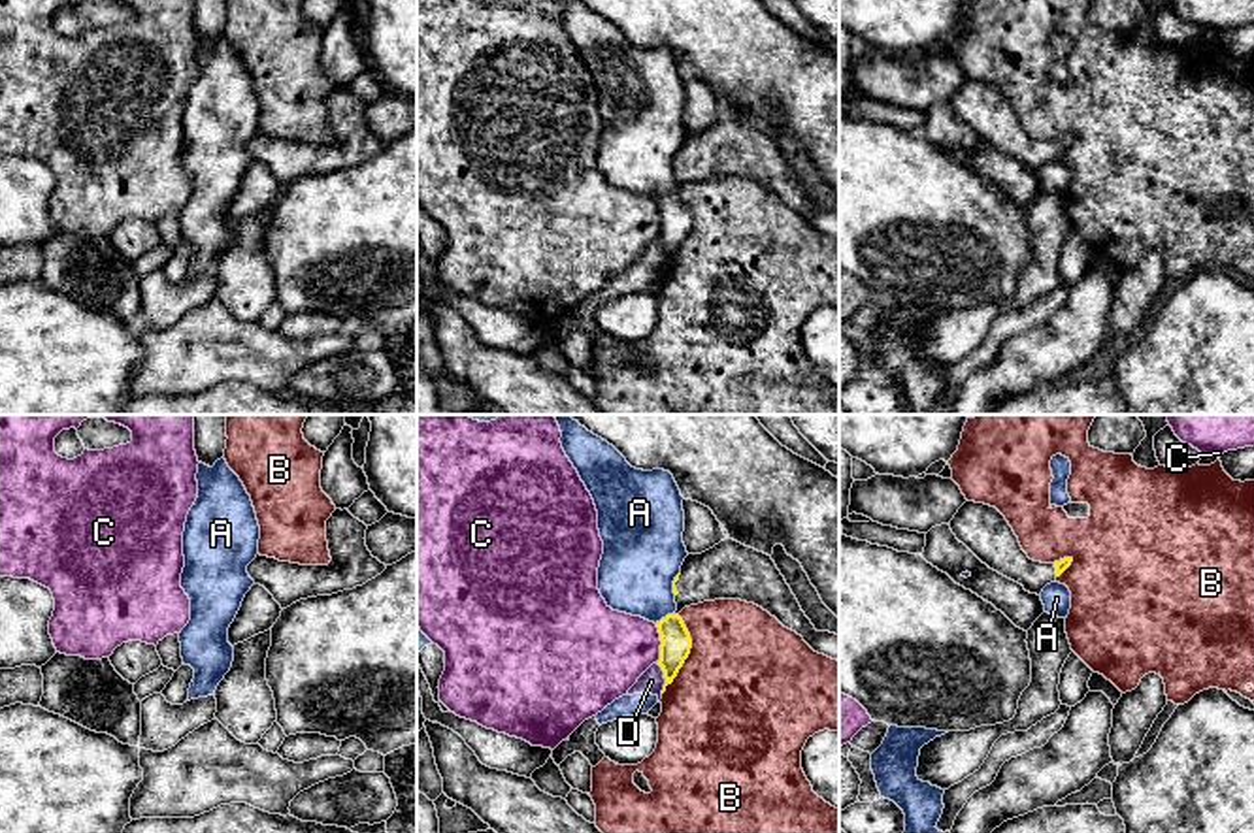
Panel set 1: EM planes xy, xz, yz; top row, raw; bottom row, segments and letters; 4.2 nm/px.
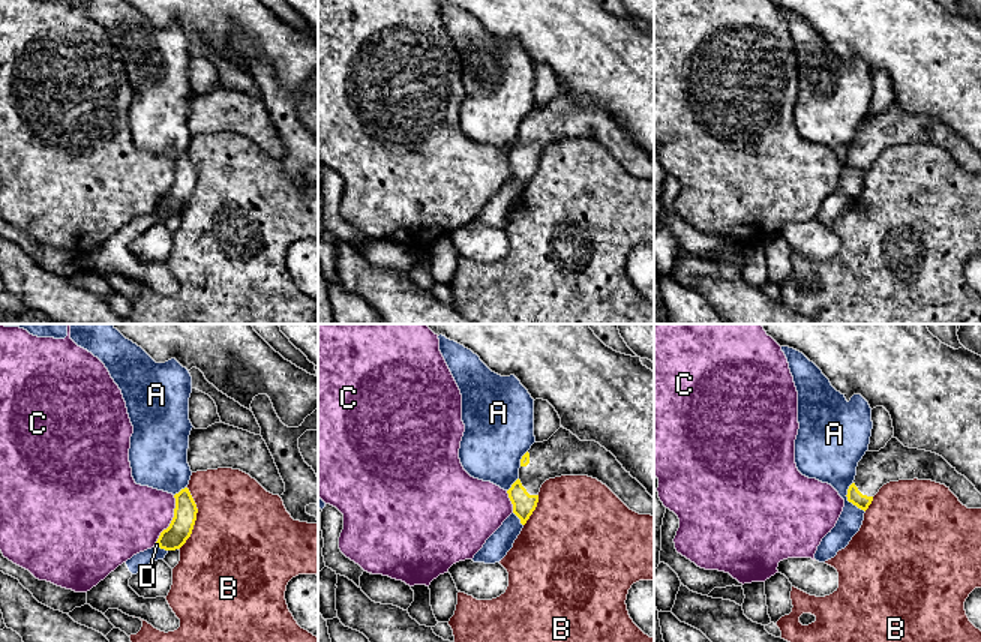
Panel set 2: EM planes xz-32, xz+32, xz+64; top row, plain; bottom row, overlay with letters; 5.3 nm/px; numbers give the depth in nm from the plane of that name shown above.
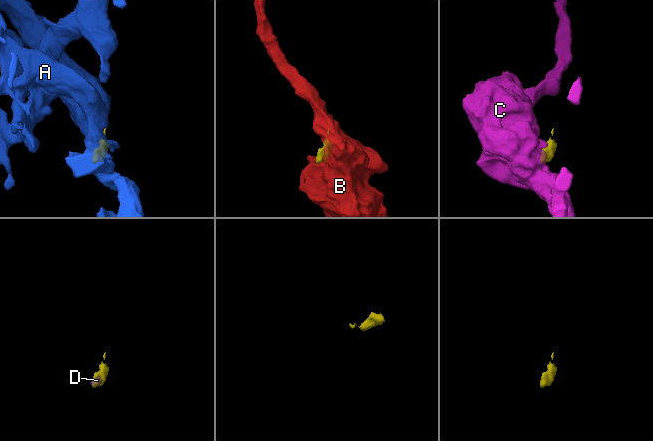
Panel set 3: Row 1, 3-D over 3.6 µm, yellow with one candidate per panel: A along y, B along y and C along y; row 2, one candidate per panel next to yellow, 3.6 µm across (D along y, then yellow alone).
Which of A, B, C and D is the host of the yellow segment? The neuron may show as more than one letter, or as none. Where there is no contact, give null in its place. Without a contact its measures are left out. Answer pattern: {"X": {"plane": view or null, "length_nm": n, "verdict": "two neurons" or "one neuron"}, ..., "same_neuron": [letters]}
{"A": {"plane": "xz", "length_nm": 100, "verdict": "two neurons"}, "B": {"plane": "xz", "length_nm": 360, "verdict": "two neurons"}, "C": {"plane": "xz", "length_nm": 170, "verdict": "two neurons"}, "D": {"plane": "xz", "length_nm": 130, "verdict": "two neurons"}, "same_neuron": []}

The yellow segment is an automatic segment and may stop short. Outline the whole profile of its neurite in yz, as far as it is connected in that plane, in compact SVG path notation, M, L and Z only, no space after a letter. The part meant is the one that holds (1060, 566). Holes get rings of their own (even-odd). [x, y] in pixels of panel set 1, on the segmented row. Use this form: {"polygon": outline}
{"polygon": "M965 501L949 526L956 539L982 564L1022 584L1030 594L1041 596L1043 588L1054 582L1073 562L1073 558L1054 564L1030 560L1005 516L984 503Z"}

